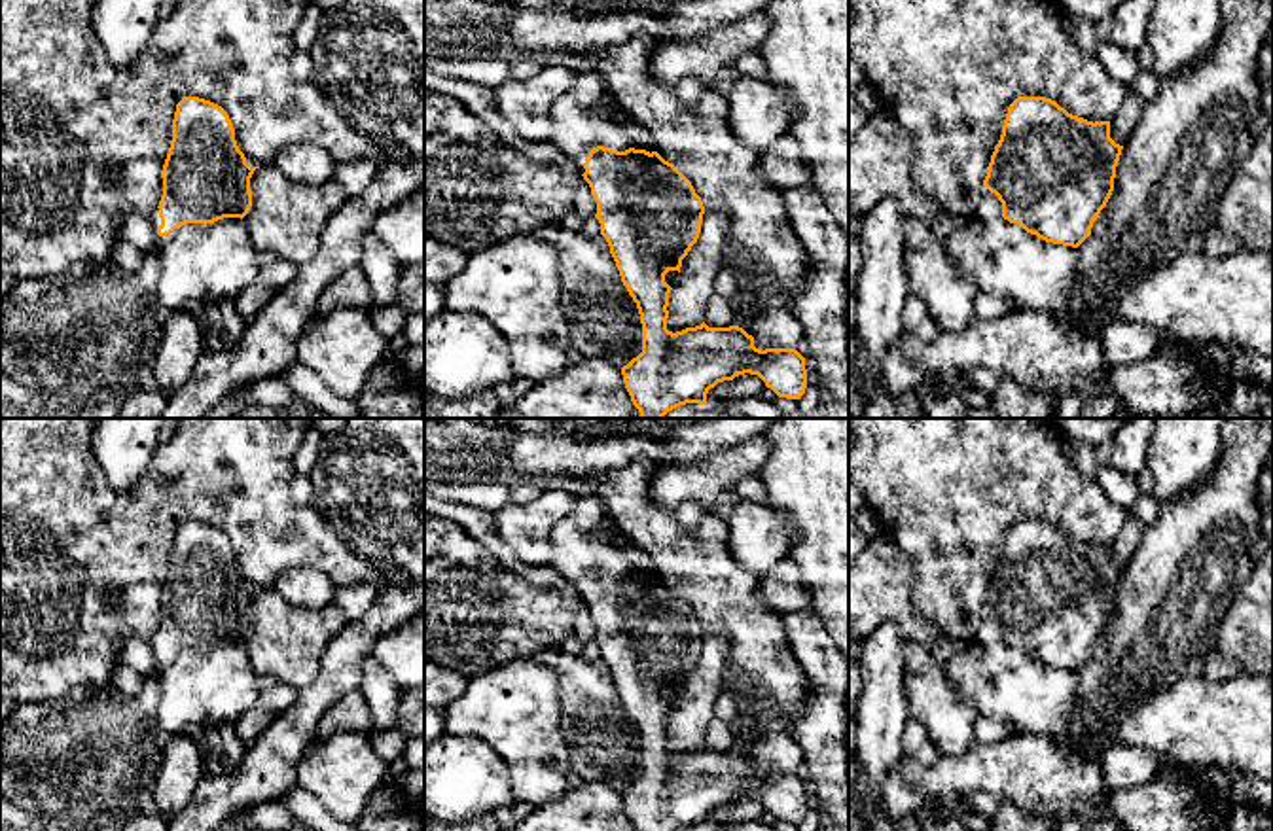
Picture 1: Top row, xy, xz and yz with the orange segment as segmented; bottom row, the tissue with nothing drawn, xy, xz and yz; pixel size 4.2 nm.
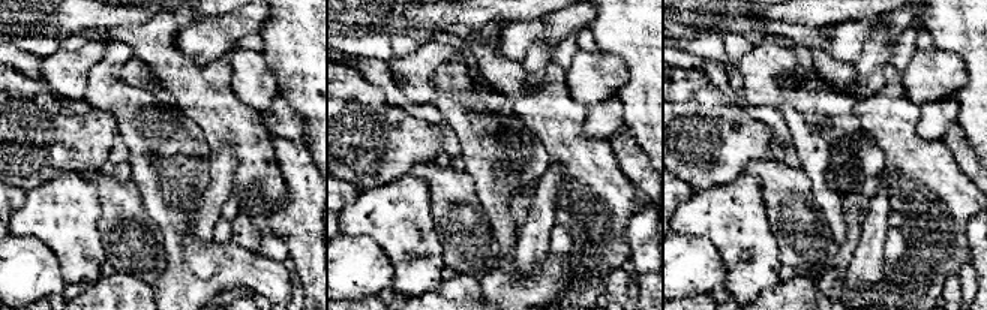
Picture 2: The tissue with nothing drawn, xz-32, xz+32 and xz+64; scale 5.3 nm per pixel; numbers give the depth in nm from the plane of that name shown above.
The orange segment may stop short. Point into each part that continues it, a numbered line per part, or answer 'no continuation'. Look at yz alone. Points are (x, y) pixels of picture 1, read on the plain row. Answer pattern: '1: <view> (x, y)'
1: yz (989, 631)

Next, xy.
1: xy (154, 640)

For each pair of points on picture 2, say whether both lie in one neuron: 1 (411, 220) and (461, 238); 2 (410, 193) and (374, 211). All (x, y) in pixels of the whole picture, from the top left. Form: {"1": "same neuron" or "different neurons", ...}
{"1": "different neurons", "2": "same neuron"}

